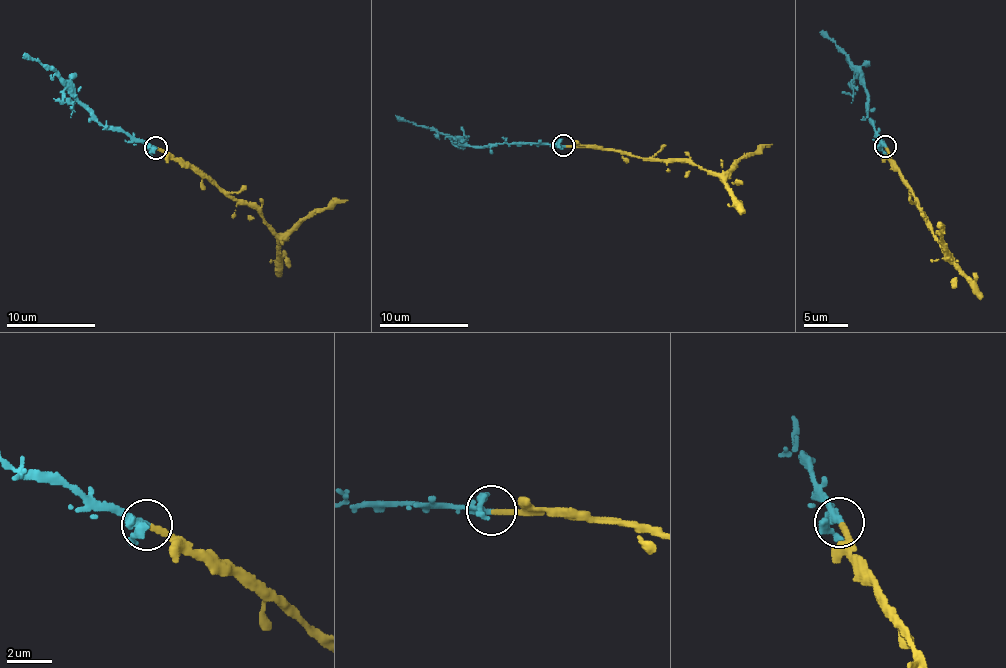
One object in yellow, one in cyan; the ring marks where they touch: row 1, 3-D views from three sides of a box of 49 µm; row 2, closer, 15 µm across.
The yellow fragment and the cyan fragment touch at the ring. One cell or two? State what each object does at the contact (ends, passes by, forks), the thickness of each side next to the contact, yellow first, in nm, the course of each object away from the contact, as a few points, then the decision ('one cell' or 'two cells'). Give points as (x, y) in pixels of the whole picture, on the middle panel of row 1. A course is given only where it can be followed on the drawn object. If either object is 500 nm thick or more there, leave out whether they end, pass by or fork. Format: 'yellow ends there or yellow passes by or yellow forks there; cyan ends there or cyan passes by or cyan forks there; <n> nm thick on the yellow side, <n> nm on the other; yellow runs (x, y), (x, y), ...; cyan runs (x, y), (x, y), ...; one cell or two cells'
yellow ends there; cyan passes by; 300 nm thick on the yellow side, 260 nm on the other; yellow runs (564, 145), (690, 160), (721, 173), (730, 172), (739, 159), (758, 153), (762, 145), (772, 145); cyan runs (564, 145), (504, 142), (483, 147), (459, 145), (395, 115); one cell

